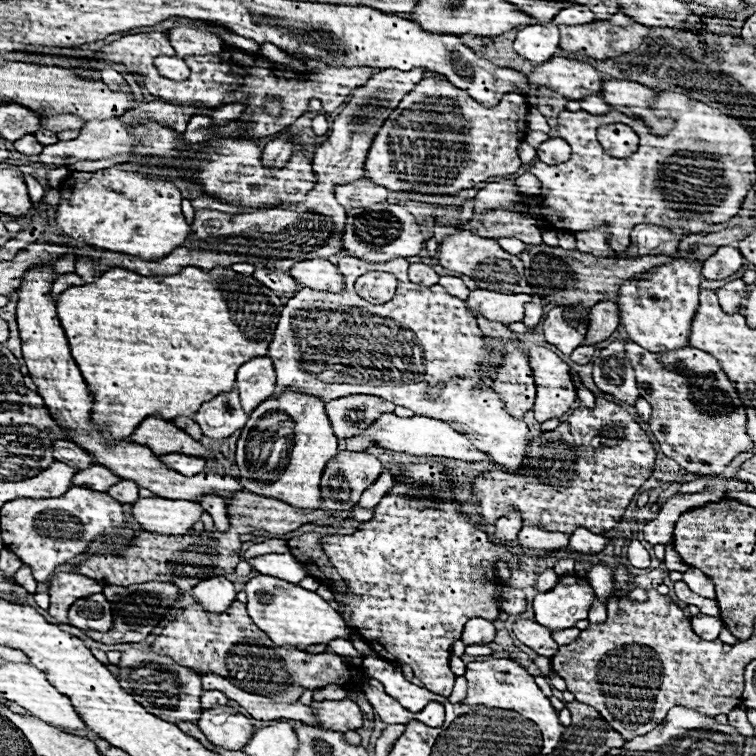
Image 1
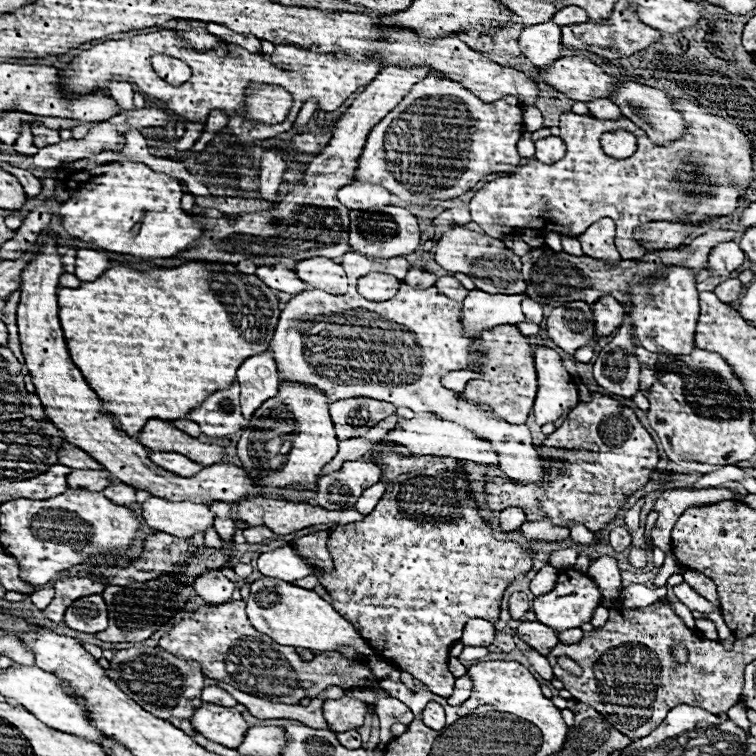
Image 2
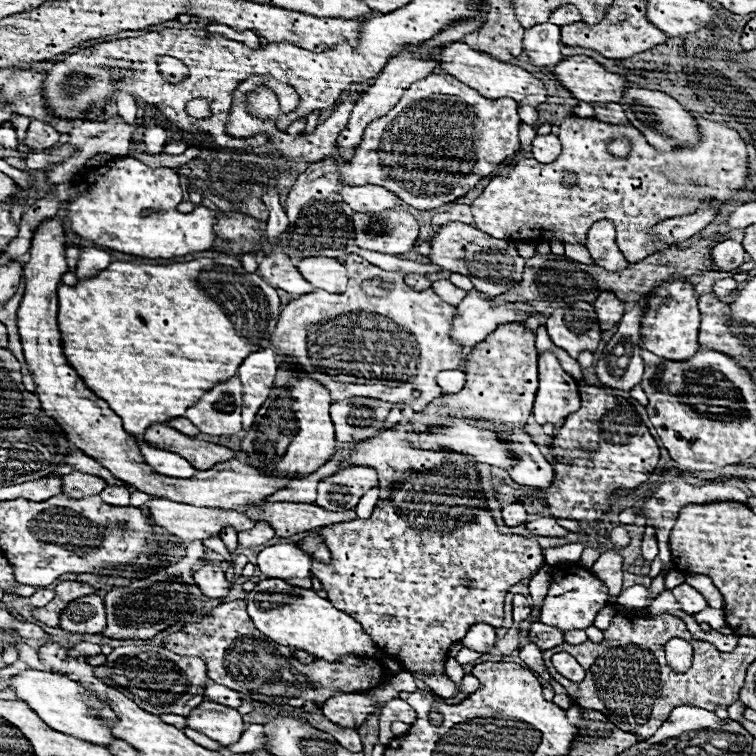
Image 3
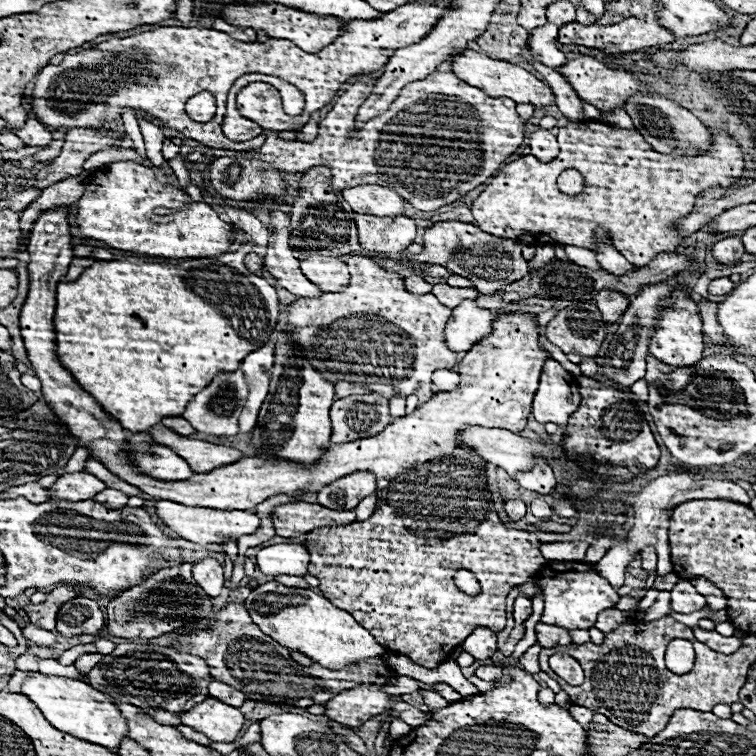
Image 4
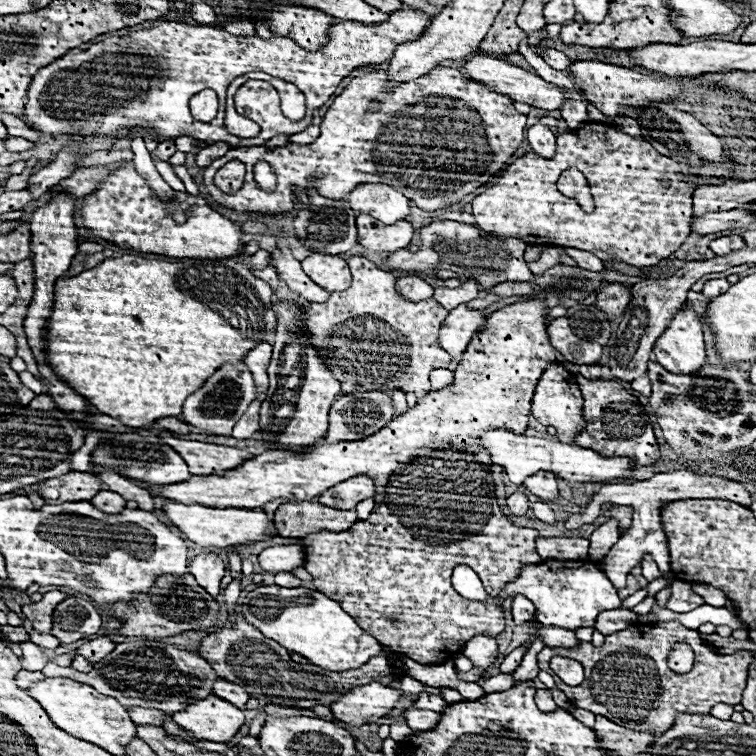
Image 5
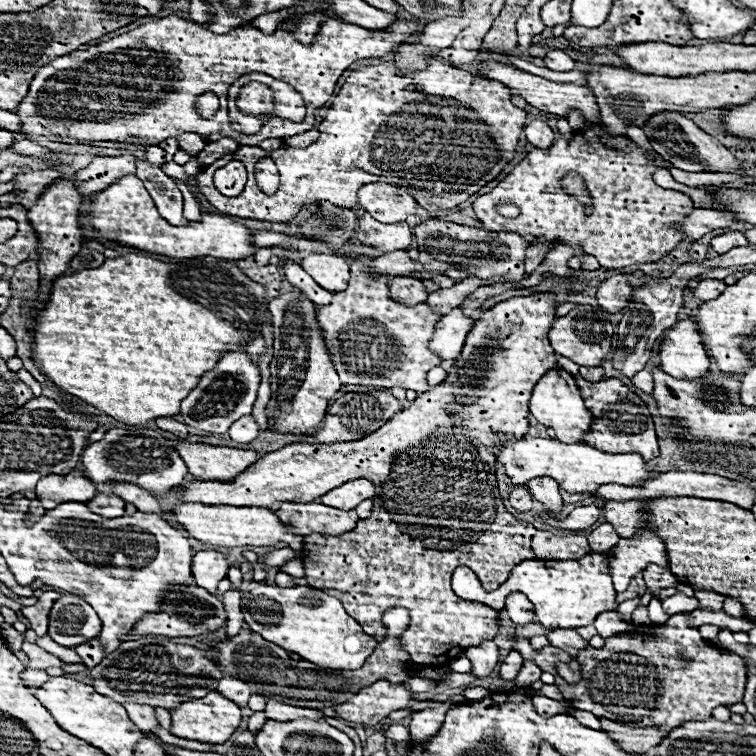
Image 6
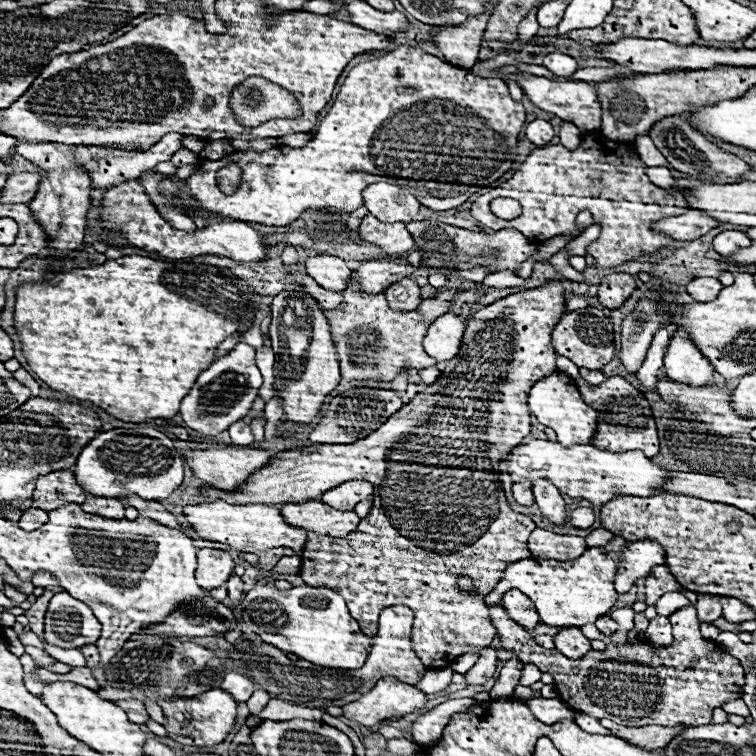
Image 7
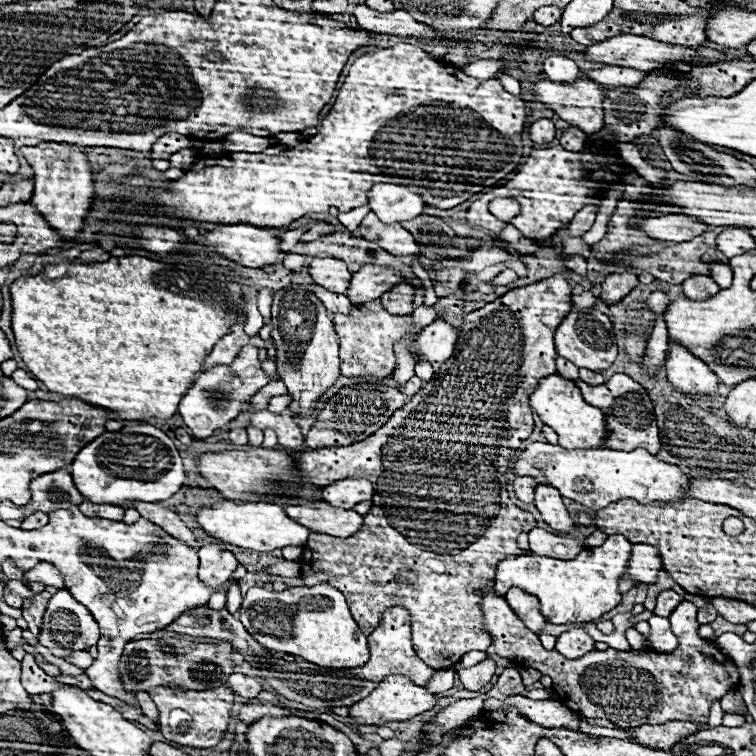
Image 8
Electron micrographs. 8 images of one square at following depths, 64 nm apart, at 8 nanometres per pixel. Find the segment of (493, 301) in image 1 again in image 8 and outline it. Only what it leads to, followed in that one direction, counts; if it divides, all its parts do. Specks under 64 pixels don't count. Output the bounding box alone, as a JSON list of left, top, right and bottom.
[418,318,460,362]

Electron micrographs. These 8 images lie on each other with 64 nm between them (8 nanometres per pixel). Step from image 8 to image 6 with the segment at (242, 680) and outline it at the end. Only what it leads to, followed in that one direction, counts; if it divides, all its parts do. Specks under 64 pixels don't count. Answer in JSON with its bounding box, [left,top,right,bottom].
[216,676,250,706]

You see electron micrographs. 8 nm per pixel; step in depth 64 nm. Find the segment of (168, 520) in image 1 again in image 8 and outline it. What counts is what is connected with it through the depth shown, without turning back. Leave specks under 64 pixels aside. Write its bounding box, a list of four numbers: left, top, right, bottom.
[194,500,310,552]

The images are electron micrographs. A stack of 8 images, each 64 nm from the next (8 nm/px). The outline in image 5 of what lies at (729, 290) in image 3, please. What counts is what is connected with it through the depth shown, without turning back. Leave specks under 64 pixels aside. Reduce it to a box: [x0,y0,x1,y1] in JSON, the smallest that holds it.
[702,278,730,298]

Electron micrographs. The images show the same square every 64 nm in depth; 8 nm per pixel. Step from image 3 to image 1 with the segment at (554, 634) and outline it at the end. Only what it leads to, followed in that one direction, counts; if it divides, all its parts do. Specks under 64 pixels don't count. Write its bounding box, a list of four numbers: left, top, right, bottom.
[512,620,558,658]

